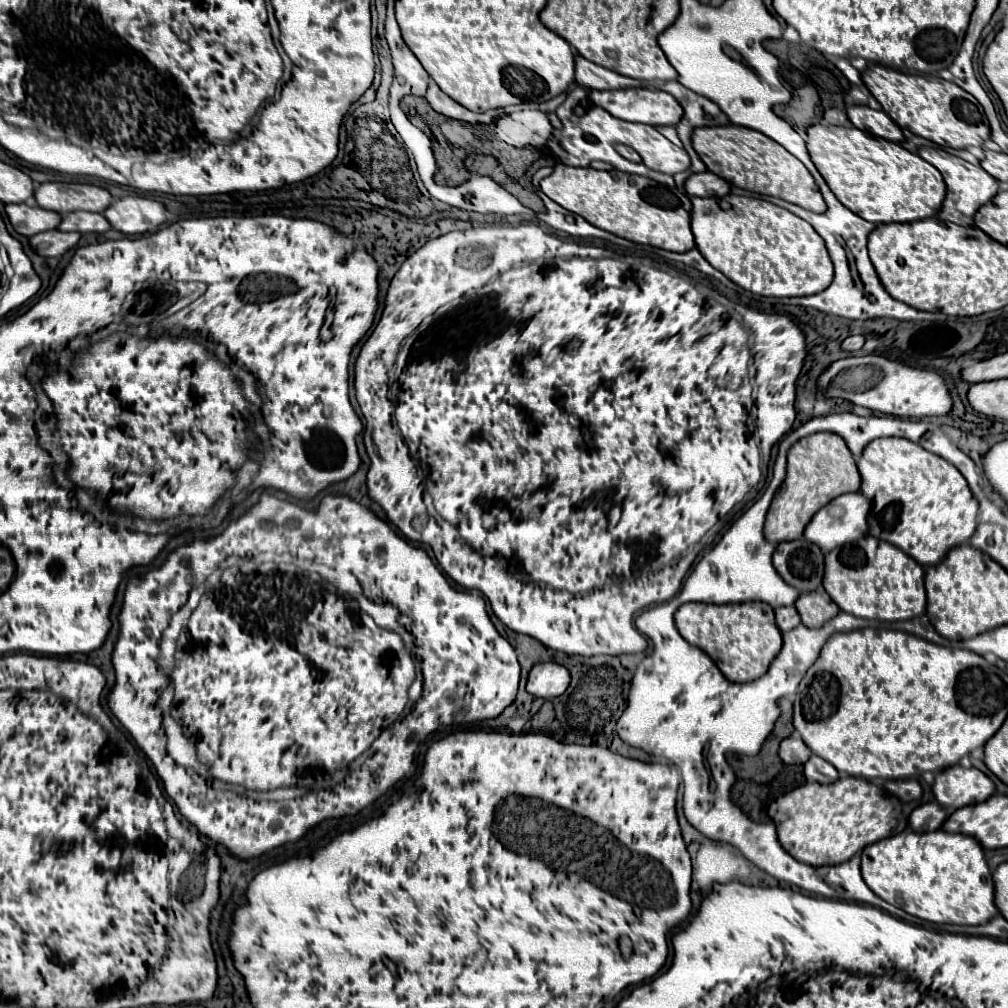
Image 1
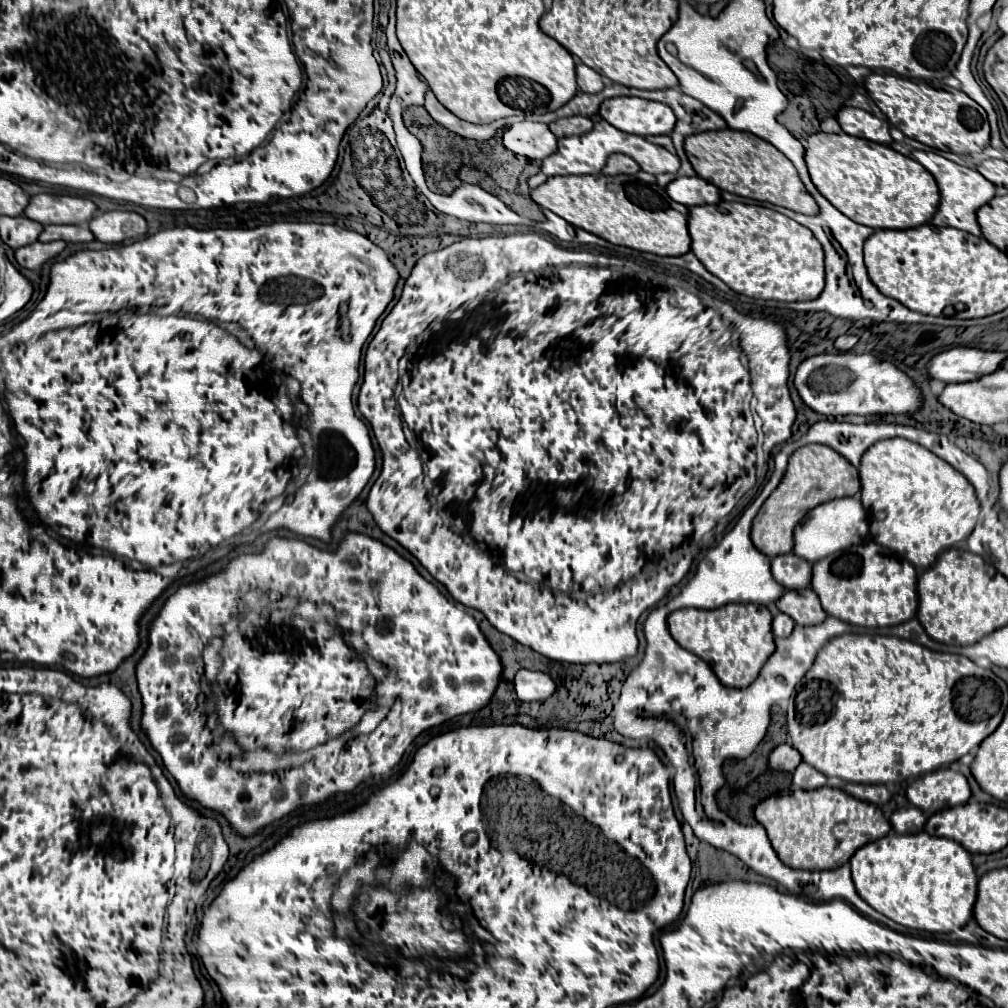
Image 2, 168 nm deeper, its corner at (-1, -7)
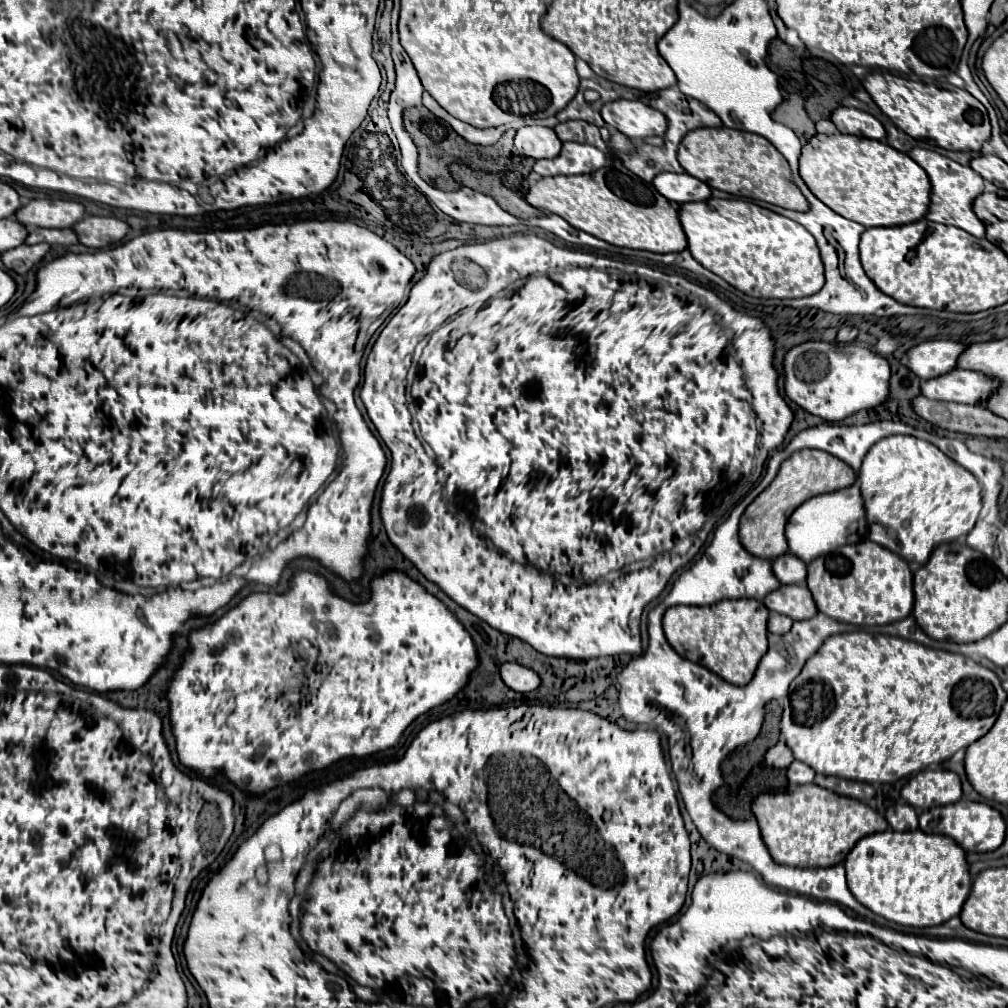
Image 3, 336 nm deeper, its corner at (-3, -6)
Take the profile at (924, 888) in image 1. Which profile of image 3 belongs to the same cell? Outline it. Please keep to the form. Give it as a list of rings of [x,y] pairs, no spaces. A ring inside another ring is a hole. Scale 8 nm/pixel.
[[[884,830],[878,834],[870,834],[854,846],[854,850],[846,856],[844,864],[846,864],[848,886],[854,898],[866,908],[870,908],[874,914],[902,926],[924,928],[924,926],[938,926],[948,922],[950,918],[960,914],[962,904],[966,902],[972,890],[966,852],[952,838],[938,834],[924,834],[922,830],[912,830],[912,832]]]

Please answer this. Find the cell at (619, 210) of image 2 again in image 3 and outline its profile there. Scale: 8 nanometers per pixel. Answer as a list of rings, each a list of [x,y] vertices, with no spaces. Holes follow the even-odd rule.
[[[614,162],[592,174],[552,176],[538,180],[526,200],[542,210],[562,216],[568,224],[584,230],[608,244],[648,250],[648,252],[682,252],[688,248],[680,224],[680,204],[666,200],[652,184]]]

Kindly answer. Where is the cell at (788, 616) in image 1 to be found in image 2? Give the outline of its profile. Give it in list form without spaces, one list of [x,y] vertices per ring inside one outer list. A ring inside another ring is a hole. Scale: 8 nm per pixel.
[[[778,613],[778,615],[774,617],[774,621],[772,621],[774,637],[788,637],[788,635],[792,633],[792,629],[794,629],[794,621],[792,621],[792,617],[782,615],[782,613]]]

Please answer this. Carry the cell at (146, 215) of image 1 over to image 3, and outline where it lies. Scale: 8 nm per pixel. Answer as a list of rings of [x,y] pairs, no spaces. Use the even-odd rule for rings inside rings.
[[[85,215],[84,218],[74,226],[78,238],[82,244],[90,248],[106,248],[110,244],[120,242],[130,226],[124,220],[118,220],[115,216],[93,216]]]

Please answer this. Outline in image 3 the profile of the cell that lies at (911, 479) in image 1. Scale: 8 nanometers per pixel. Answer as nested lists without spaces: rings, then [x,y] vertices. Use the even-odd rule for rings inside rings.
[[[888,436],[876,442],[864,456],[858,482],[868,520],[868,538],[908,562],[926,564],[936,546],[966,536],[982,508],[978,480],[934,444],[914,436]]]

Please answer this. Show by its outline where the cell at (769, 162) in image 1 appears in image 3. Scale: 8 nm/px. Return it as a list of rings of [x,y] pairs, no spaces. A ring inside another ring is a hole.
[[[726,126],[698,128],[684,136],[678,150],[678,160],[686,172],[706,182],[710,188],[718,188],[740,198],[764,200],[796,212],[806,212],[810,208],[808,200],[792,180],[786,158],[778,154],[778,150],[774,150],[774,146],[758,134],[740,132]]]

